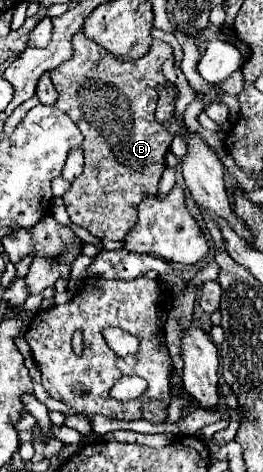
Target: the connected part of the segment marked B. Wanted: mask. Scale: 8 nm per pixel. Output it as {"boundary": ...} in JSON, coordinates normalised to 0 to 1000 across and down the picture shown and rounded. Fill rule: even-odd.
{"boundary":[[[293,68],[278,76],[278,123],[209,148],[194,148],[202,182],[224,199],[209,229],[240,233],[316,280],[316,326],[323,326],[323,360],[316,369],[270,390],[262,407],[247,407],[240,428],[255,436],[262,462],[331,483],[369,504],[414,504],[414,508],[468,508],[475,492],[506,483],[506,466],[521,462],[521,432],[544,424],[544,415],[574,415],[597,407],[605,377],[627,360],[627,326],[650,314],[658,284],[627,271],[620,258],[589,250],[605,195],[597,182],[658,182],[620,161],[616,138],[654,117],[654,108],[612,108],[612,93],[597,85],[574,89],[574,102],[551,119],[521,127],[468,127],[452,119],[430,119],[392,97],[338,85],[316,68]]]}

